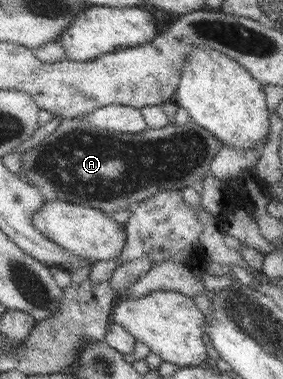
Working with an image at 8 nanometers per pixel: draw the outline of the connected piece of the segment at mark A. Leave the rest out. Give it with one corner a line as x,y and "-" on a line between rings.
59,116
59,127
35,148
22,155
19,177
38,187
45,200
61,200
94,207
109,215
133,208
141,200
163,190
182,190
207,175
213,158
223,143
209,131
191,122
188,125
170,124
163,128
148,128
141,133
115,133
91,127
87,121

